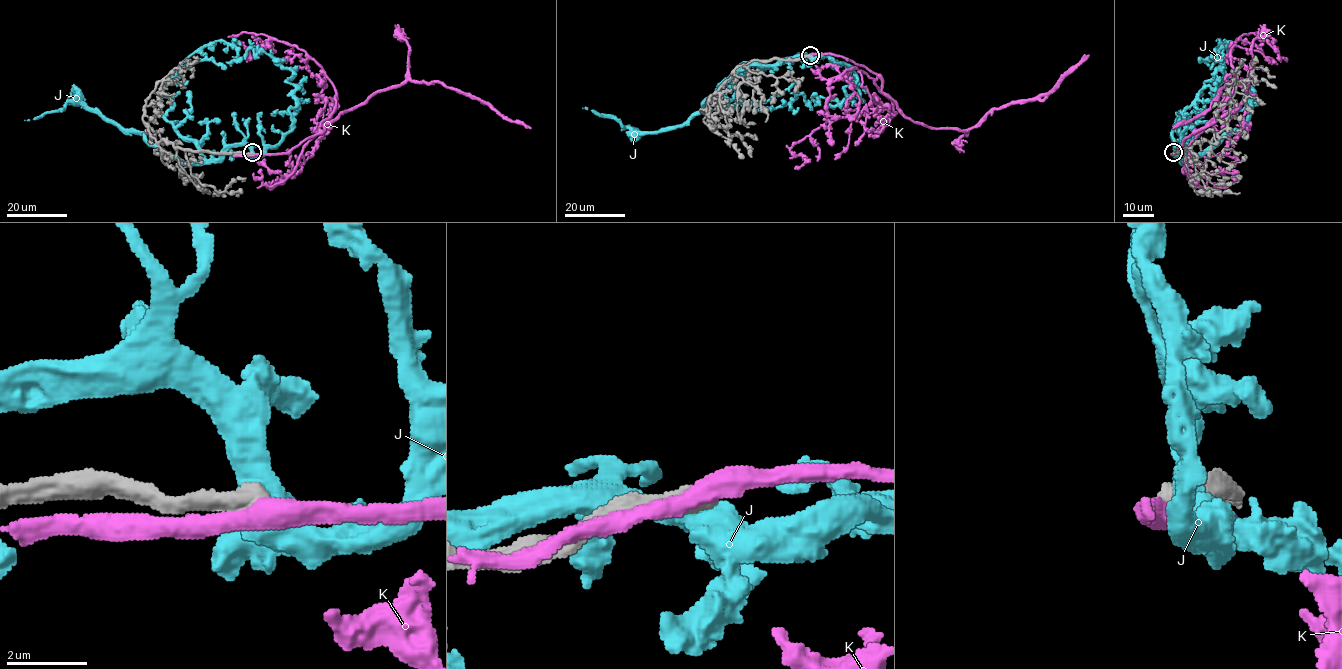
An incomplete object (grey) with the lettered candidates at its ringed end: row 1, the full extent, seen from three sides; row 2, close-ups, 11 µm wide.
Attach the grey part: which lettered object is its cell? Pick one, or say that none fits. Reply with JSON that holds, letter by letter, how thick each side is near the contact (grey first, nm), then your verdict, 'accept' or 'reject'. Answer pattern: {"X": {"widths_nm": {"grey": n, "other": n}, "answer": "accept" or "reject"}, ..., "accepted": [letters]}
{"J": {"widths_nm": {"grey": 600, "other": 550}, "answer": "reject"}, "K": {"widths_nm": {"grey": 650, "other": 460}, "answer": "reject"}, "accepted": []}

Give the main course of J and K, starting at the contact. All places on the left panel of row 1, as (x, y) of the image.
J: (252, 153), (237, 145), (206, 159), (158, 100), (203, 47), (223, 41), (242, 58), (254, 45)
K: (250, 154), (289, 152), (337, 116), (407, 81), (442, 82), (531, 128)

